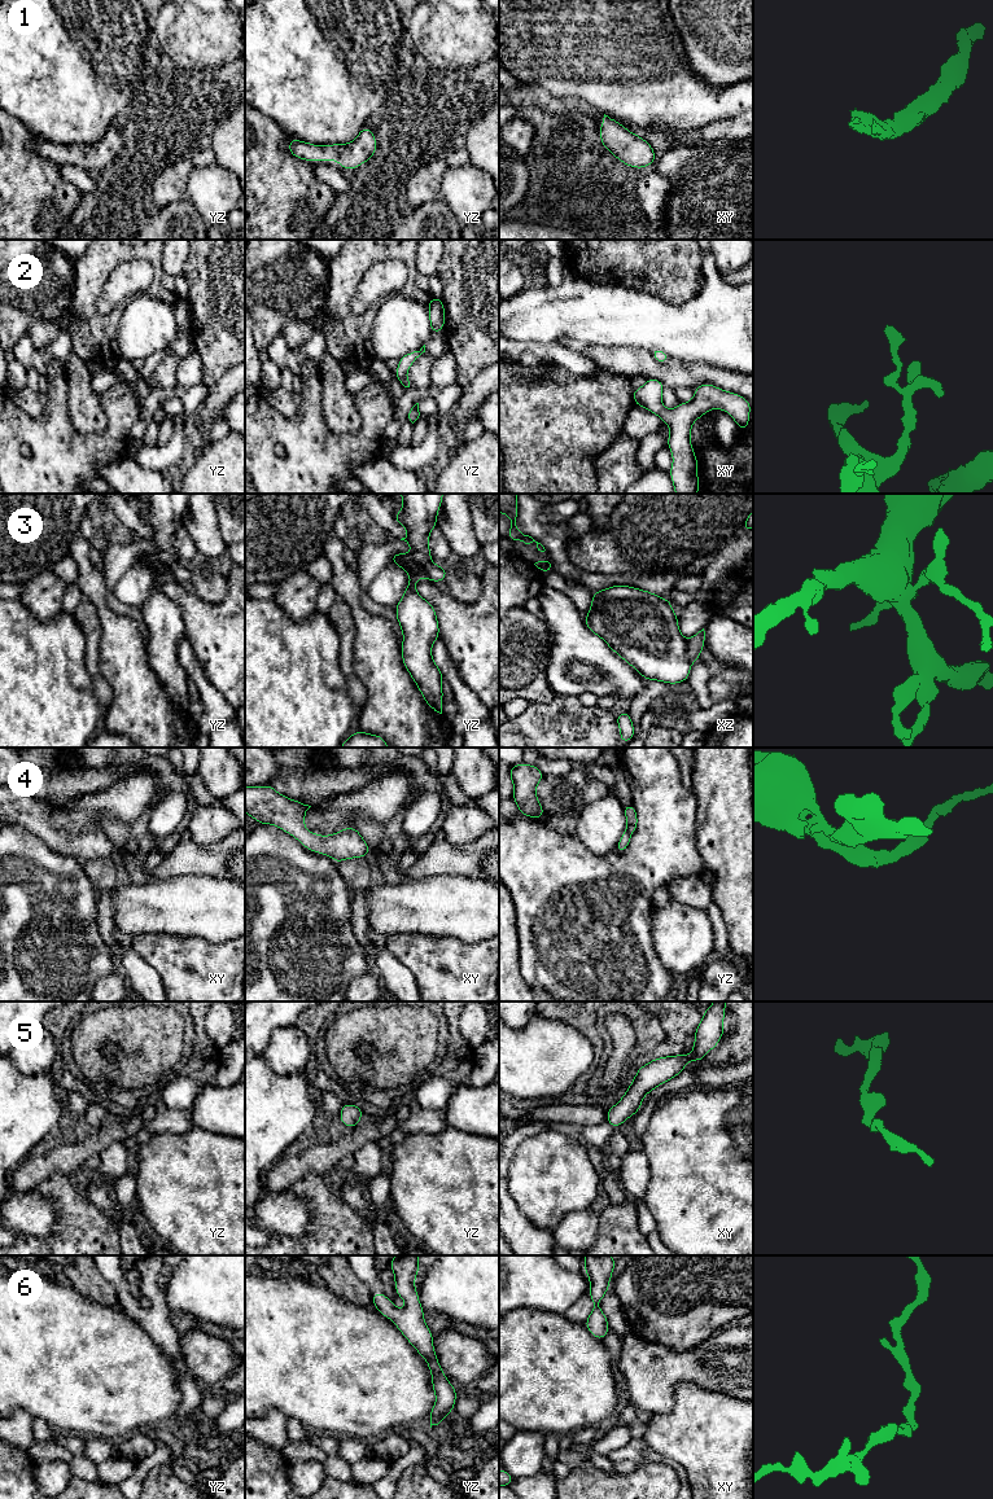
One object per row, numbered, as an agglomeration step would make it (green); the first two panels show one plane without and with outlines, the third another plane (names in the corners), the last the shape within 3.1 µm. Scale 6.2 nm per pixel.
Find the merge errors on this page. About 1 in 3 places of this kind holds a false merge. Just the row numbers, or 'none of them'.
3

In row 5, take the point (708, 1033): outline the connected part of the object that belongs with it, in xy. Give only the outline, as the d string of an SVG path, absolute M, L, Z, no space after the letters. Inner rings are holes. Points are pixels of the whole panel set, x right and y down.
M714 1001L704 1013L695 1030L695 1043L690 1056L683 1052L677 1056L653 1058L639 1068L621 1100L611 1106L607 1122L620 1127L627 1118L633 1117L642 1106L643 1097L660 1084L673 1079L682 1073L684 1066L696 1060L701 1062L704 1056L712 1051L723 1036L725 1005L729 1001Z

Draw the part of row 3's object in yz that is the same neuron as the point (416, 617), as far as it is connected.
M401 494L403 507L397 514L394 514L394 518L397 523L407 529L407 536L401 540L404 540L412 548L412 552L393 555L406 556L410 562L408 566L399 566L407 571L410 583L407 584L401 601L395 606L397 621L403 634L401 654L404 669L416 683L426 705L439 714L442 714L443 675L432 657L432 645L439 637L438 619L434 608L416 592L415 584L424 577L420 571L420 565L430 561L432 553L428 540L430 531L437 526L437 514L441 508L442 498L443 494Z

